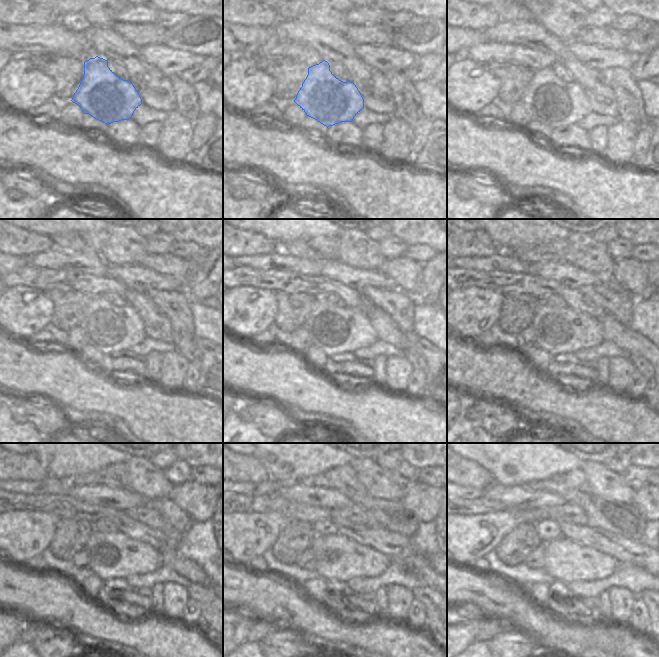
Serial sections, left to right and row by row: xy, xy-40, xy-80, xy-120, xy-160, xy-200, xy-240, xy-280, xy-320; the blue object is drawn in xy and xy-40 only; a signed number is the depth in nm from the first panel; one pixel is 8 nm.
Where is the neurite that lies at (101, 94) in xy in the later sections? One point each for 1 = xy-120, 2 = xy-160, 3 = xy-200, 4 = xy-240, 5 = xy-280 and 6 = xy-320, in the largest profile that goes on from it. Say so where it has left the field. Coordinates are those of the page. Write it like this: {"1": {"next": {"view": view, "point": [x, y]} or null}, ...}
{"1": {"next": {"view": "xy-120", "point": [109, 328]}}, "2": {"next": {"view": "xy-160", "point": [334, 330]}}, "3": {"next": {"view": "xy-200", "point": [558, 330]}}, "4": {"next": {"view": "xy-240", "point": [112, 555]}}, "5": {"next": {"view": "xy-280", "point": [337, 557]}}, "6": {"next": {"view": "xy-320", "point": [565, 560]}}}

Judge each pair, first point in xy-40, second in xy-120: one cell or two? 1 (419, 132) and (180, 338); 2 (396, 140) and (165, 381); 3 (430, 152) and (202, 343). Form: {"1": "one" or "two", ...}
{"1": "two", "2": "one", "3": "one"}

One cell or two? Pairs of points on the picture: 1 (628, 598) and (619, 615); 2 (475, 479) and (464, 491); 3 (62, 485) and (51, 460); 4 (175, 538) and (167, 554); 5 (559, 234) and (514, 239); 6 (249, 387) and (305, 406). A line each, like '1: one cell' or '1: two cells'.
1: one cell
2: two cells
3: two cells
4: two cells
5: one cell
6: one cell

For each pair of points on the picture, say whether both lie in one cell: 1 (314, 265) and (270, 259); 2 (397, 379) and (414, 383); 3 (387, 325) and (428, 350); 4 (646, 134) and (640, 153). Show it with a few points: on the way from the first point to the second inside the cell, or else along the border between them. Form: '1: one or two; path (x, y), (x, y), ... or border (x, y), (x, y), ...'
1: one; path (303, 265), (281, 261)
2: two; border (413, 369), (404, 391)
3: one; path (397, 335), (402, 340), (413, 340), (418, 343)
4: one; path (643, 139), (640, 148)

